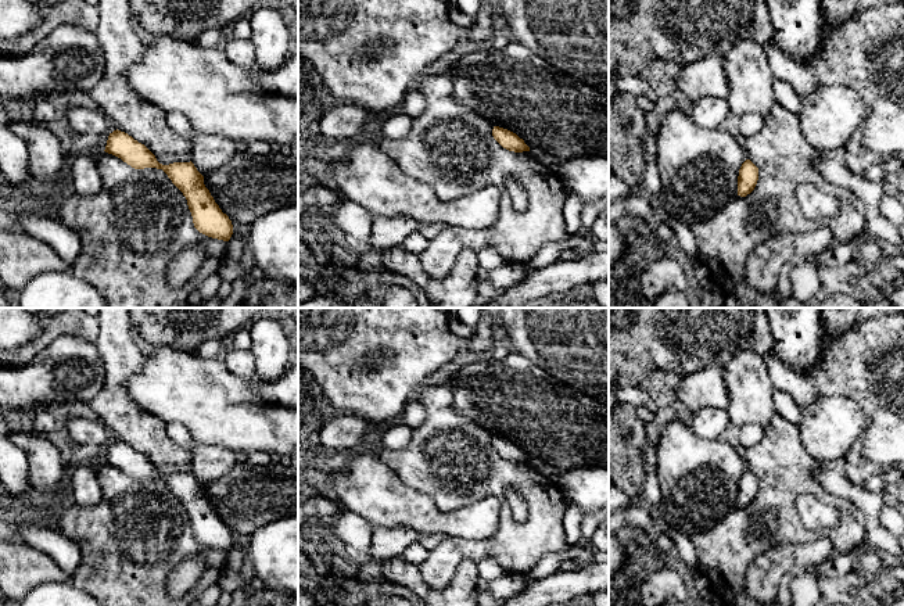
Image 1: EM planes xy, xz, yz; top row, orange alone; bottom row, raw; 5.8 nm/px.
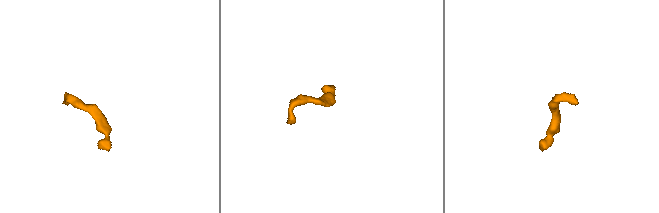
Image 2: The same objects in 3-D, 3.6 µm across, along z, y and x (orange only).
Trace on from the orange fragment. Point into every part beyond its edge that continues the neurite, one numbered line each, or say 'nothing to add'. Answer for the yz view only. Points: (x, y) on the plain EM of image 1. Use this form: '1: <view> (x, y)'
nothing to add

